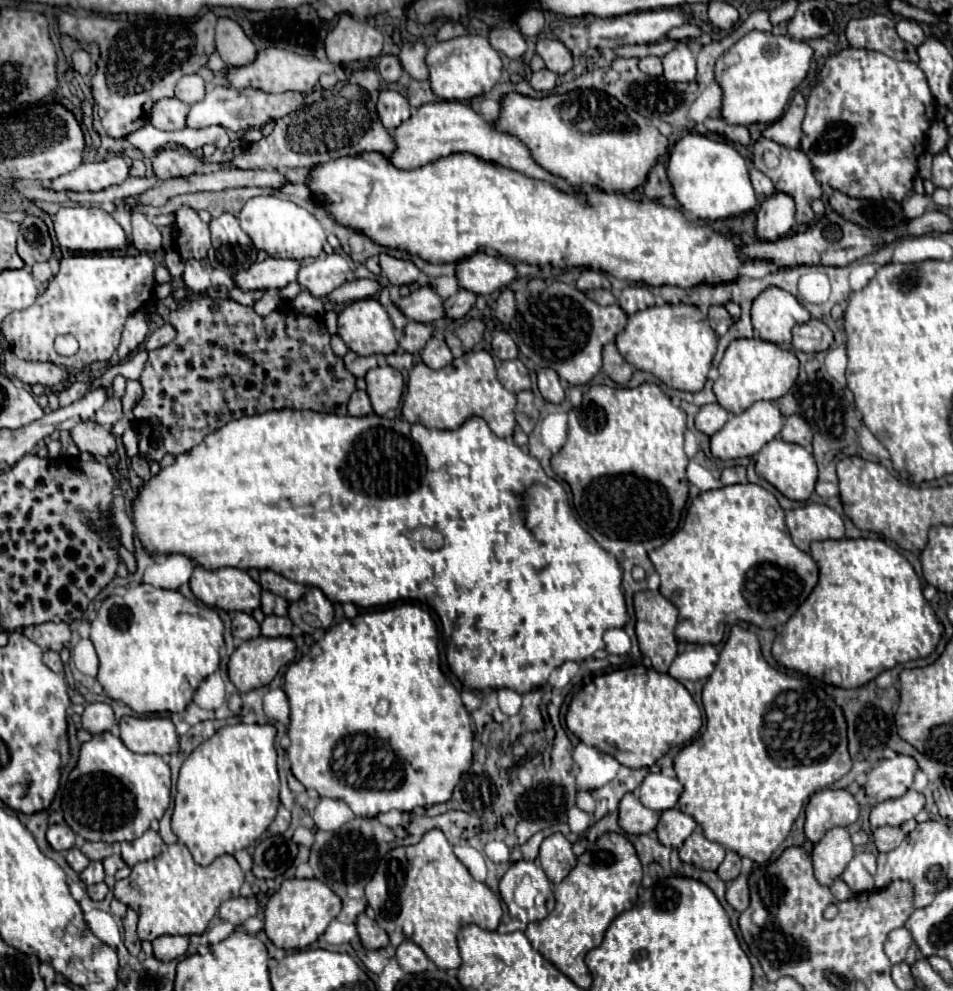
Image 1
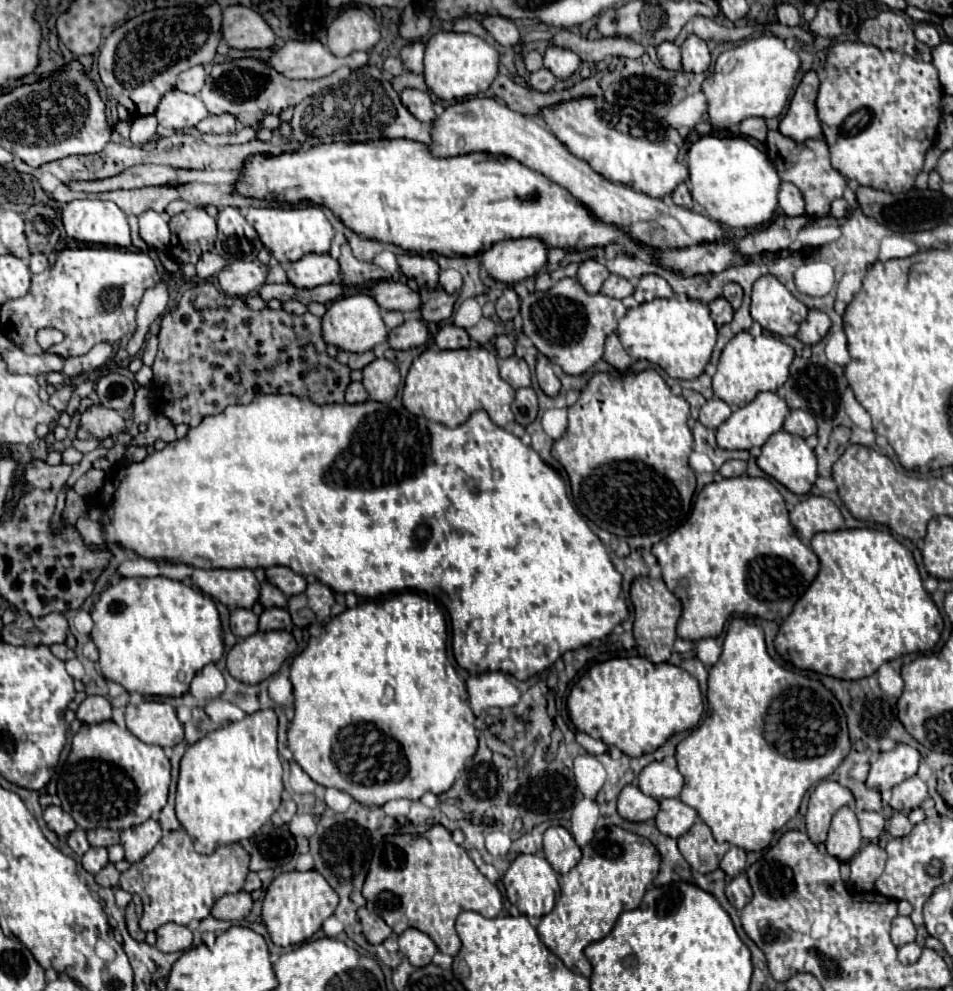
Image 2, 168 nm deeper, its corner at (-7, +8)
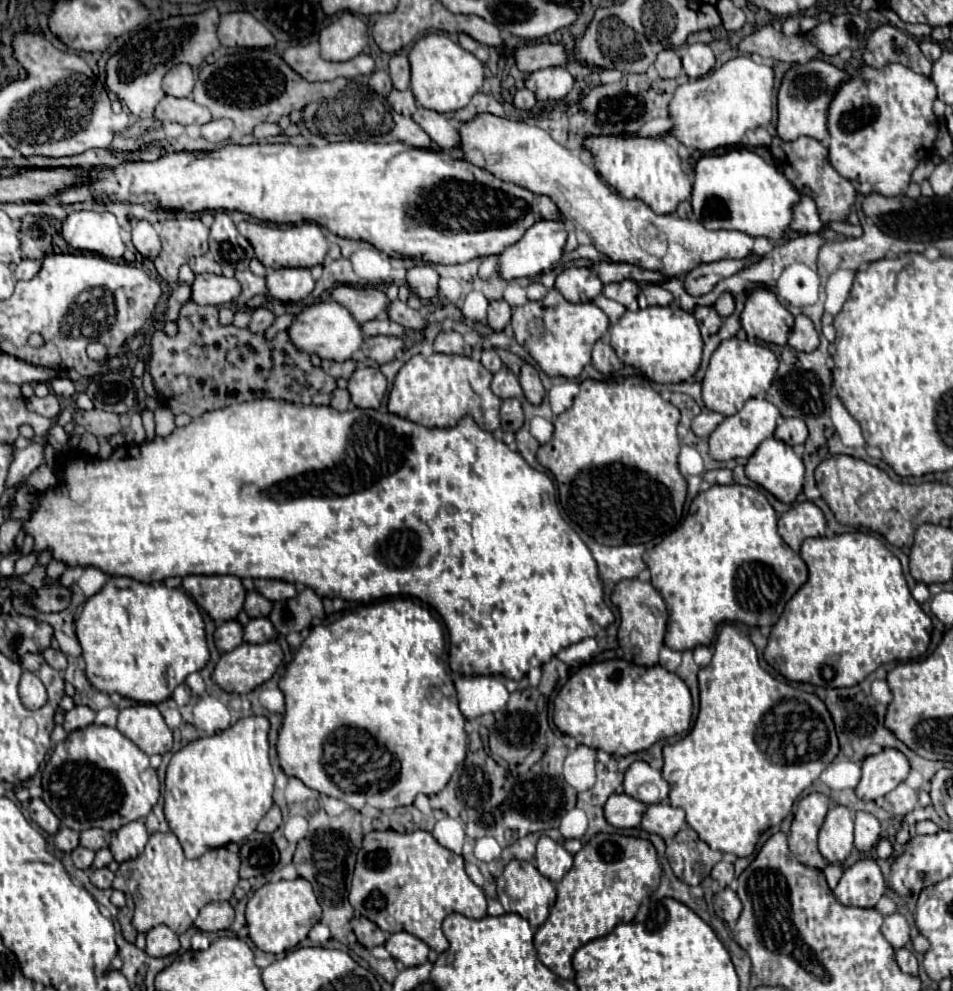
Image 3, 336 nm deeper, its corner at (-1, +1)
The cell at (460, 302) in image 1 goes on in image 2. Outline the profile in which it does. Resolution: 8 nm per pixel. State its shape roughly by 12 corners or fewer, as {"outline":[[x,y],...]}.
{"outline":[[435,288],[423,300],[421,318],[441,322],[451,318],[457,294]]}

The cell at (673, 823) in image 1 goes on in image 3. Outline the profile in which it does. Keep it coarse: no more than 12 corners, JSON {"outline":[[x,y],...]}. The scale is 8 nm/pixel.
{"outline":[[649,805],[641,827],[665,841],[685,825],[685,811]]}

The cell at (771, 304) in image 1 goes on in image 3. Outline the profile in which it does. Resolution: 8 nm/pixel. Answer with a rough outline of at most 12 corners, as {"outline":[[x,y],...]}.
{"outline":[[755,289],[741,325],[749,337],[783,347],[793,315],[773,291]]}

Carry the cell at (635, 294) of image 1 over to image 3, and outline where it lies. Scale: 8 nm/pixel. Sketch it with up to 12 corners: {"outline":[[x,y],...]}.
{"outline":[[645,285],[639,307],[665,307],[673,295],[661,285]]}

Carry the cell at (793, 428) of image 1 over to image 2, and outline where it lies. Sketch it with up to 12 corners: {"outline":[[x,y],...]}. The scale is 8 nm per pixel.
{"outline":[[791,410],[783,430],[809,438],[817,432],[809,412]]}

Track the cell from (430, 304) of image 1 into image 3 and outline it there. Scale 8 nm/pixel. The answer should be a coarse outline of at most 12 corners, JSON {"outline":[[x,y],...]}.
{"outline":[[337,285],[331,299],[357,323],[379,319],[387,295],[375,287]]}

